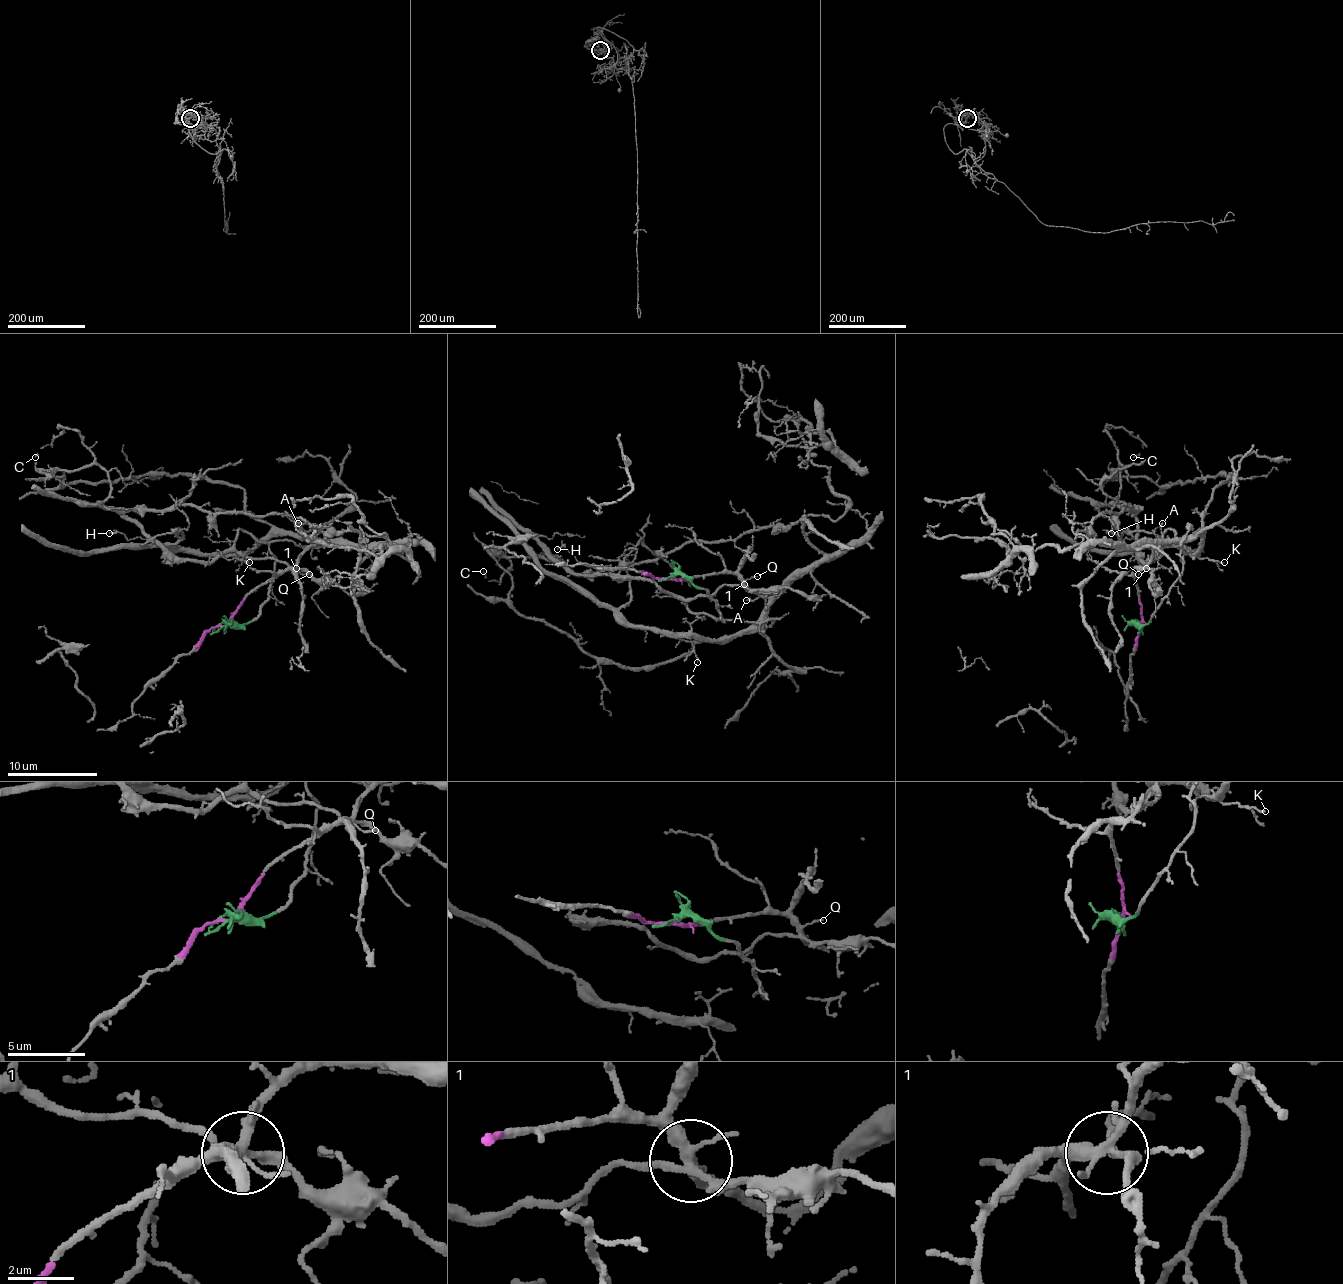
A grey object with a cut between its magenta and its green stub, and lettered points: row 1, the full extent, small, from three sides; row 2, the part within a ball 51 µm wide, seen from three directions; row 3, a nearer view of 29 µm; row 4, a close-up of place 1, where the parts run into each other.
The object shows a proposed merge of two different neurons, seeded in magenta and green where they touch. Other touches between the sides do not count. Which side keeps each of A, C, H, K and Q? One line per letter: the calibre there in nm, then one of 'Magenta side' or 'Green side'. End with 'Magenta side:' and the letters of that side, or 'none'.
A: Thickness 120 nm. Magenta side
C: Thickness 110 nm. Green side
H: Thickness 90 nm. Green side
K: Thickness 110 nm. Magenta side
Q: Thickness 110 nm. Green side
Magenta side: A, K

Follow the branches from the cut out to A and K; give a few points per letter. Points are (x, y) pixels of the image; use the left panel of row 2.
A: (222, 626), (253, 590), (296, 563), (309, 543), (298, 523)
K: (222, 626), (253, 590), (285, 572), (321, 543), (309, 543), (294, 534), (262, 538), (242, 558), (249, 563)

